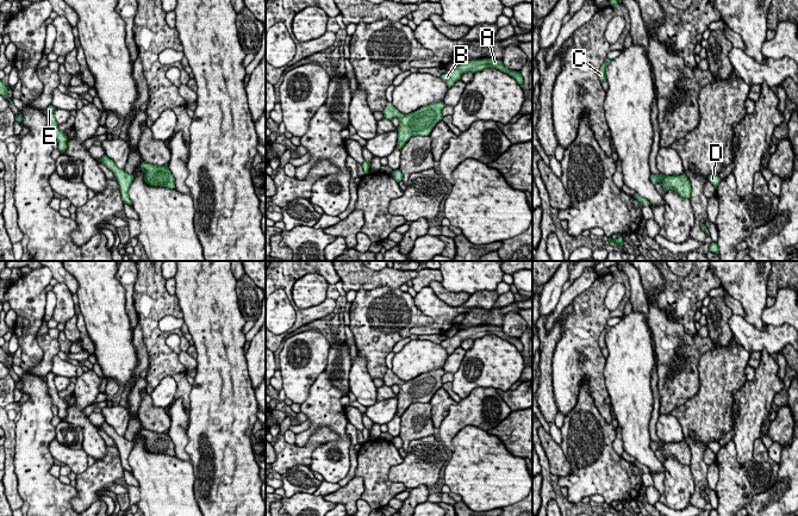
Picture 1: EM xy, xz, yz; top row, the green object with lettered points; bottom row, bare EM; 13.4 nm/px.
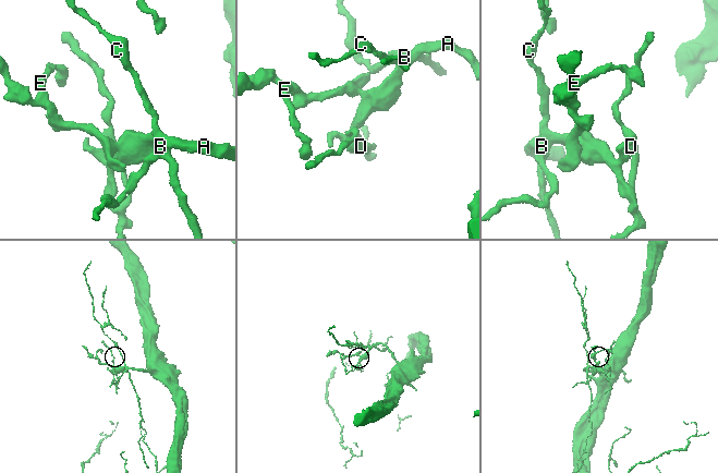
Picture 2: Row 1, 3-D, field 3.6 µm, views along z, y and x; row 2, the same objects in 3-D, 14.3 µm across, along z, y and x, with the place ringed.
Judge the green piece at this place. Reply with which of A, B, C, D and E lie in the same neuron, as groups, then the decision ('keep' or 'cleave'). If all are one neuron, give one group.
groups A B C D E; keep

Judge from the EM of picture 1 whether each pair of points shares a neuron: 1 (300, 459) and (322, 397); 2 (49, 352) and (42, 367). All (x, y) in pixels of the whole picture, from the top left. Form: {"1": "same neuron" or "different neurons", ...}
{"1": "different neurons", "2": "same neuron"}

